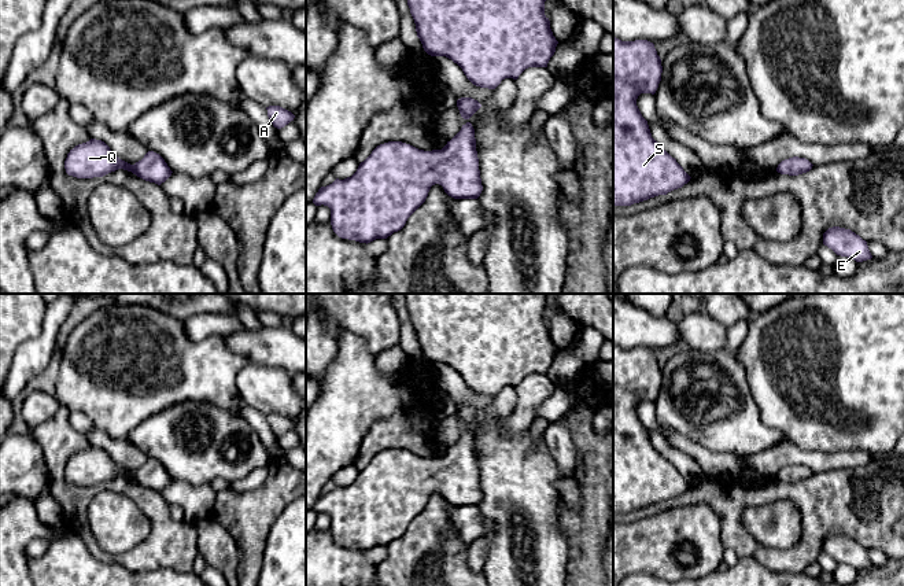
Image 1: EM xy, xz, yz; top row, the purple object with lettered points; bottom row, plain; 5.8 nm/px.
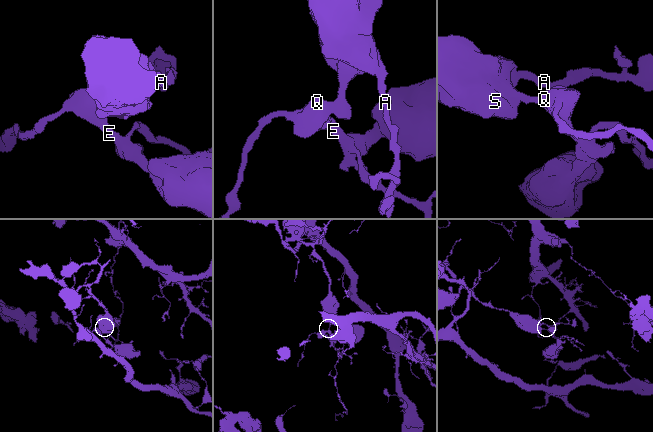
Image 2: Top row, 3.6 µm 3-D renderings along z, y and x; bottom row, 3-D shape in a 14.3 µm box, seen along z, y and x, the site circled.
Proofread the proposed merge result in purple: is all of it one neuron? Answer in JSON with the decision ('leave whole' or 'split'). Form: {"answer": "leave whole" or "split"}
{"answer": "leave whole"}

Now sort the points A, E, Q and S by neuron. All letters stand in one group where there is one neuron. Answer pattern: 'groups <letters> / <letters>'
groups A E Q S

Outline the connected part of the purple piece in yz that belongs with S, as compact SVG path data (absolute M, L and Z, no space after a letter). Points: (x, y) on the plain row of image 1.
M613 344L613 513L667 502L691 486L652 445L637 413L641 401L656 401L661 380L653 350Z

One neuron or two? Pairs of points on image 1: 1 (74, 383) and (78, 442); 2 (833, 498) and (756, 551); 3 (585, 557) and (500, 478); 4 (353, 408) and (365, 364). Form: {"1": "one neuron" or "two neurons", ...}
{"1": "two neurons", "2": "one neuron", "3": "two neurons", "4": "one neuron"}

